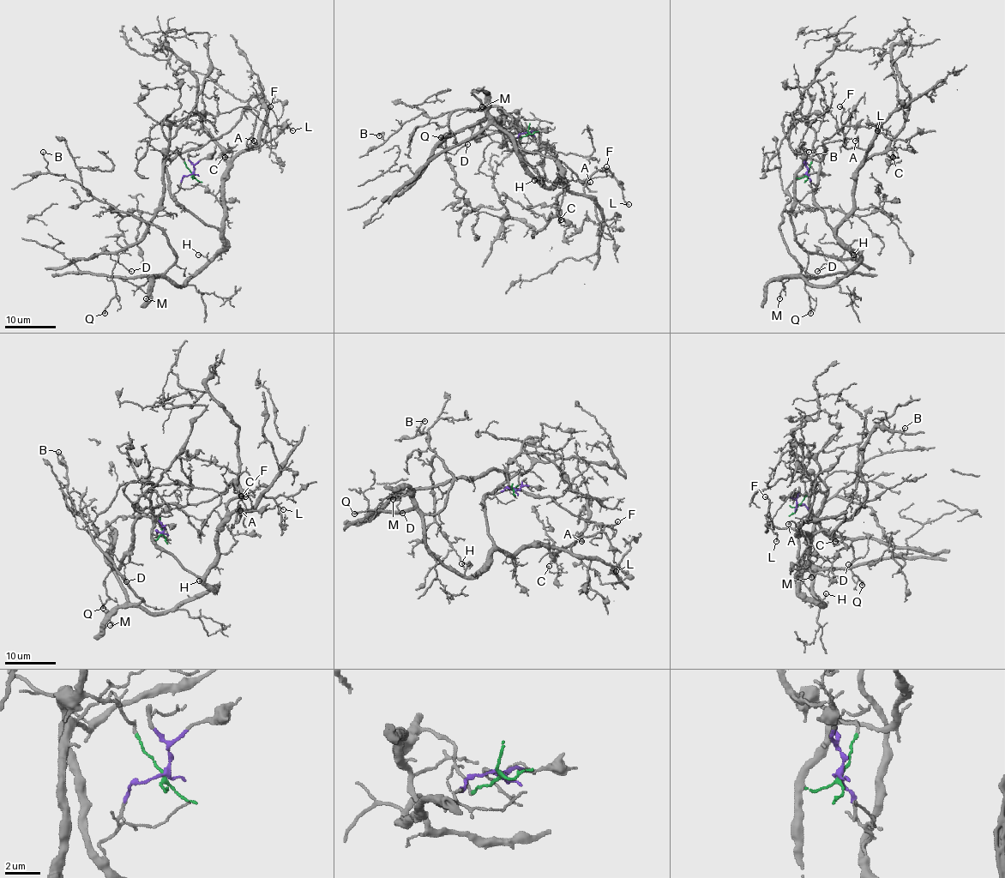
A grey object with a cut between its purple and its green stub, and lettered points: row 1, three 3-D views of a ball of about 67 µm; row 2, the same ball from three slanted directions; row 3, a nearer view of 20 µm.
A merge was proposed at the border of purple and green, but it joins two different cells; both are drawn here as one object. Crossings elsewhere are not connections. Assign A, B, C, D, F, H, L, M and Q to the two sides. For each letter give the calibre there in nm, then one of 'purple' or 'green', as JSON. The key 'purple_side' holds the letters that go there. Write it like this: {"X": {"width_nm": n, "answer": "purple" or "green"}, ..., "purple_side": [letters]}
{"A": {"width_nm": 130, "answer": "purple"}, "B": {"width_nm": 90, "answer": "purple"}, "C": {"width_nm": 120, "answer": "purple"}, "D": {"width_nm": 90, "answer": "green"}, "F": {"width_nm": 140, "answer": "purple"}, "H": {"width_nm": 90, "answer": "purple"}, "L": {"width_nm": 90, "answer": "purple"}, "M": {"width_nm": 110, "answer": "purple"}, "Q": {"width_nm": 320, "answer": "green"}, "purple_side": ["A", "B", "C", "F", "H", "L", "M"]}

